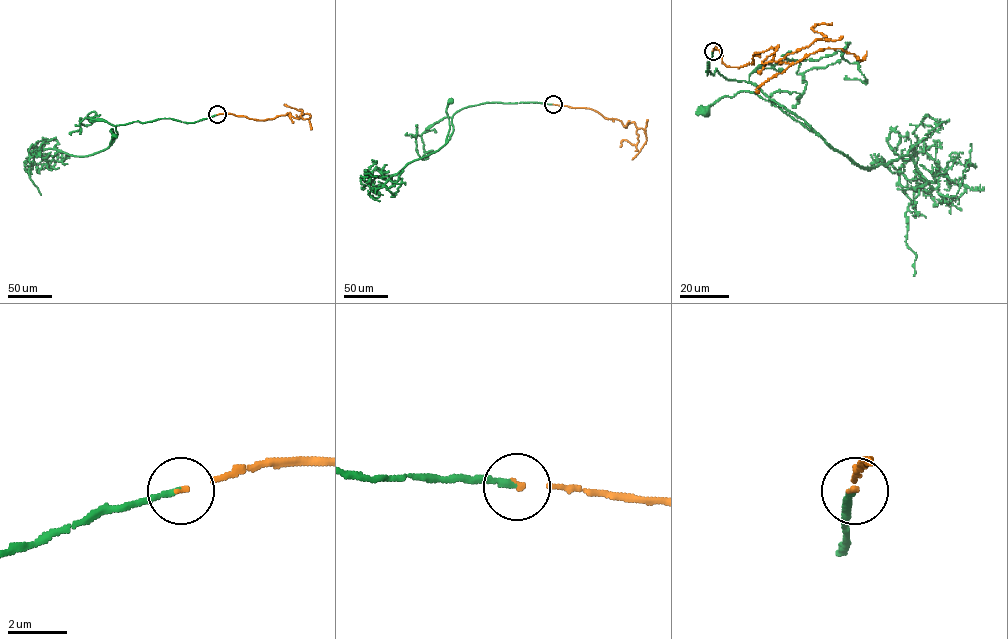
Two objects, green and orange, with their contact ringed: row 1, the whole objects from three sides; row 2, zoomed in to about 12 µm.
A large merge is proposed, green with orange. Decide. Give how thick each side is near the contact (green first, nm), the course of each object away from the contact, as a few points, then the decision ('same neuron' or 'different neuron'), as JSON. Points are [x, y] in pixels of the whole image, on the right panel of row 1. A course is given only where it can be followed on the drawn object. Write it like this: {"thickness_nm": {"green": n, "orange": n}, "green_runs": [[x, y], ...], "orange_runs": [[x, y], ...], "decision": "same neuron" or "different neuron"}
{"thickness_nm": {"green": 190, "orange": 120}, "green_runs": [[713, 51], [706, 74], [709, 62], [713, 75], [755, 84], [821, 137], [750, 91], [704, 111]], "orange_runs": [[713, 51], [741, 67], [778, 46], [761, 62], [795, 63], [827, 48], [861, 60], [867, 50]], "decision": "same neuron"}

